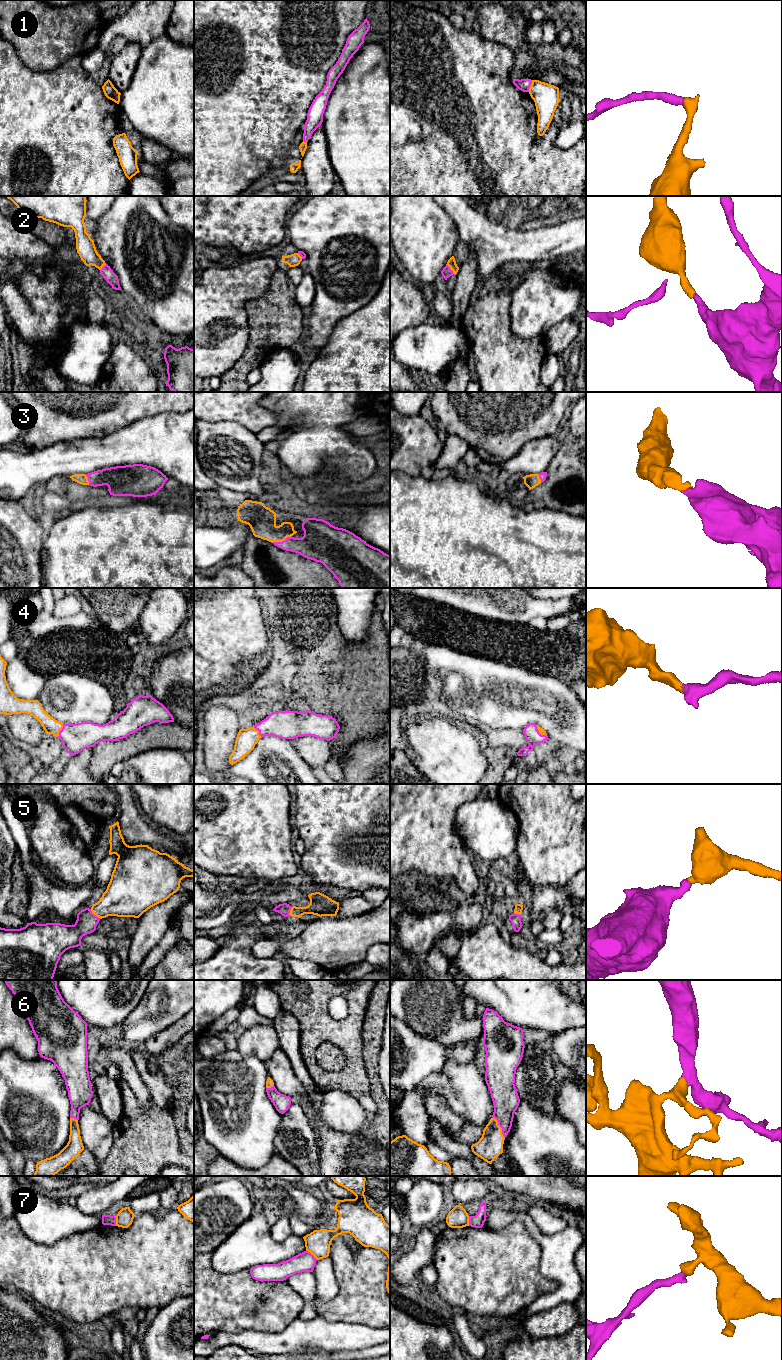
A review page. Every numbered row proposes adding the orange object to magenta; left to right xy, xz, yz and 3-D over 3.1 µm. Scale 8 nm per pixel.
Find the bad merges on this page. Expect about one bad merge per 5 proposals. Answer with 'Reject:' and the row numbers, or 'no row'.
Reject: 1, 7

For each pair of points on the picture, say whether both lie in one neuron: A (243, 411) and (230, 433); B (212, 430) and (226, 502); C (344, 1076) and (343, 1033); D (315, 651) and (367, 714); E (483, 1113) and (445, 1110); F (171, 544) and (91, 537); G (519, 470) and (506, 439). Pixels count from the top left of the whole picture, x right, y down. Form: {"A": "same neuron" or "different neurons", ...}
{"A": "different neurons", "B": "different neurons", "C": "same neuron", "D": "same neuron", "E": "different neurons", "F": "same neuron", "G": "different neurons"}

